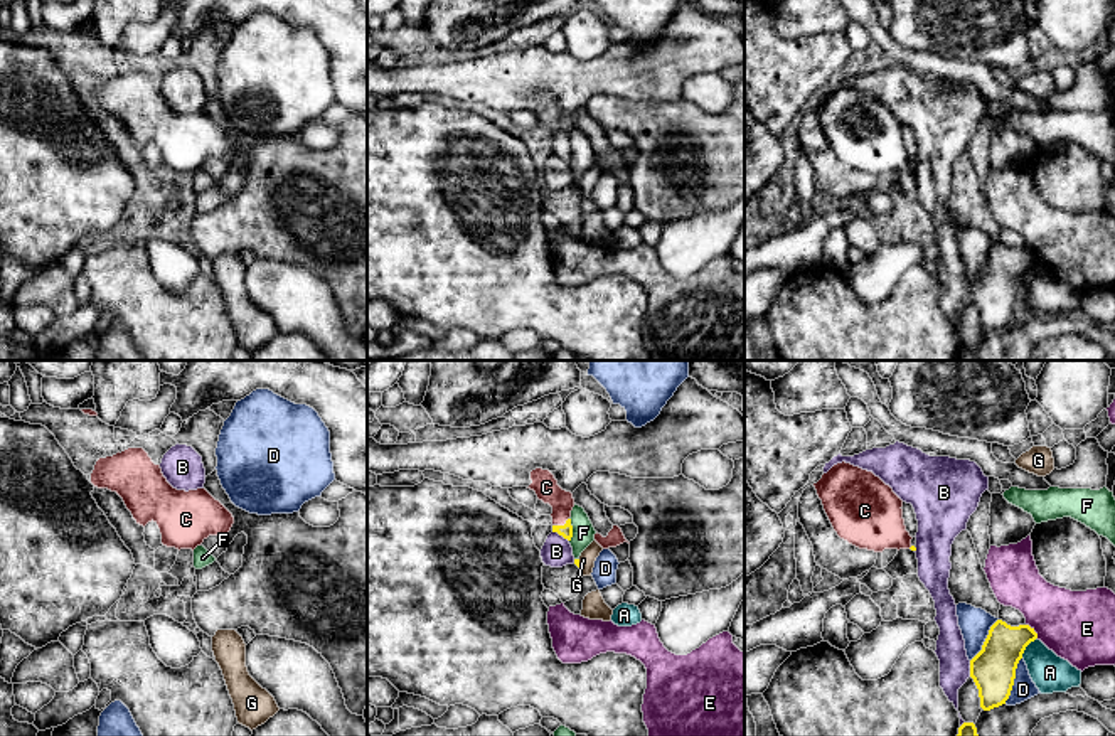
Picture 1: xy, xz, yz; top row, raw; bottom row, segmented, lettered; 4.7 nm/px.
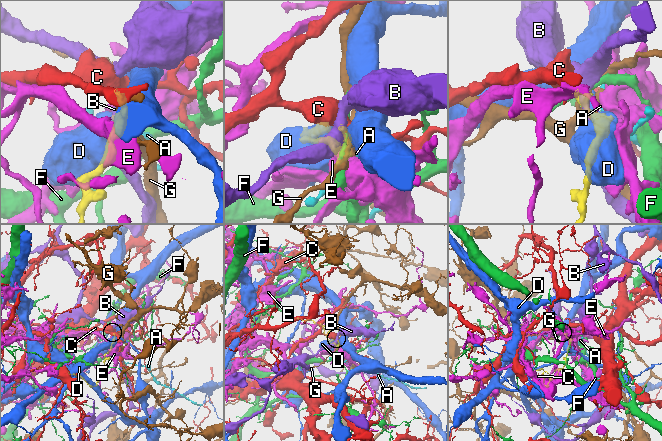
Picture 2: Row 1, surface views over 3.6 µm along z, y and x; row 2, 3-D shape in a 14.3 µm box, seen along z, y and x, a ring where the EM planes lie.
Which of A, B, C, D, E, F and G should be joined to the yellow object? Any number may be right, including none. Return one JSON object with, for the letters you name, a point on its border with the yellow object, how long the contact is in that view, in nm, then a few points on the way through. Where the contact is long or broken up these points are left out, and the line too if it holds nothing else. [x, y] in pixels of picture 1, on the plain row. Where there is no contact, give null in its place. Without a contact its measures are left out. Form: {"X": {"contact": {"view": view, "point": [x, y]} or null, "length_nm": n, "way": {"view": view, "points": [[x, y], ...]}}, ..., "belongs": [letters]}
{"C": {"contact": {"view": "xz", "point": [561, 149]}, "length_nm": 90, "way": {"view": "xz", "points": [[566, 154], [561, 149], [561, 125], [546, 110]]}}, "belongs": ["C"]}

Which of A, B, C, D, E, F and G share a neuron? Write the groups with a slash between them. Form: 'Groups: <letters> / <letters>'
Groups: A / B / C / D / E / F / G

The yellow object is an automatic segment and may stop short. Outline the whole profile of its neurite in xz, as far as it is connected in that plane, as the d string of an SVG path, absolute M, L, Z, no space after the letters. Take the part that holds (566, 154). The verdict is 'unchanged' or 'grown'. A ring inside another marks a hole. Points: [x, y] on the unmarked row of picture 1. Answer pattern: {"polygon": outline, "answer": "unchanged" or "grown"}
{"polygon": "M536 91L531 94L532 106L527 109L536 115L537 121L552 130L552 155L571 163L571 133L574 121L571 115L563 113L549 93Z", "answer": "grown"}

